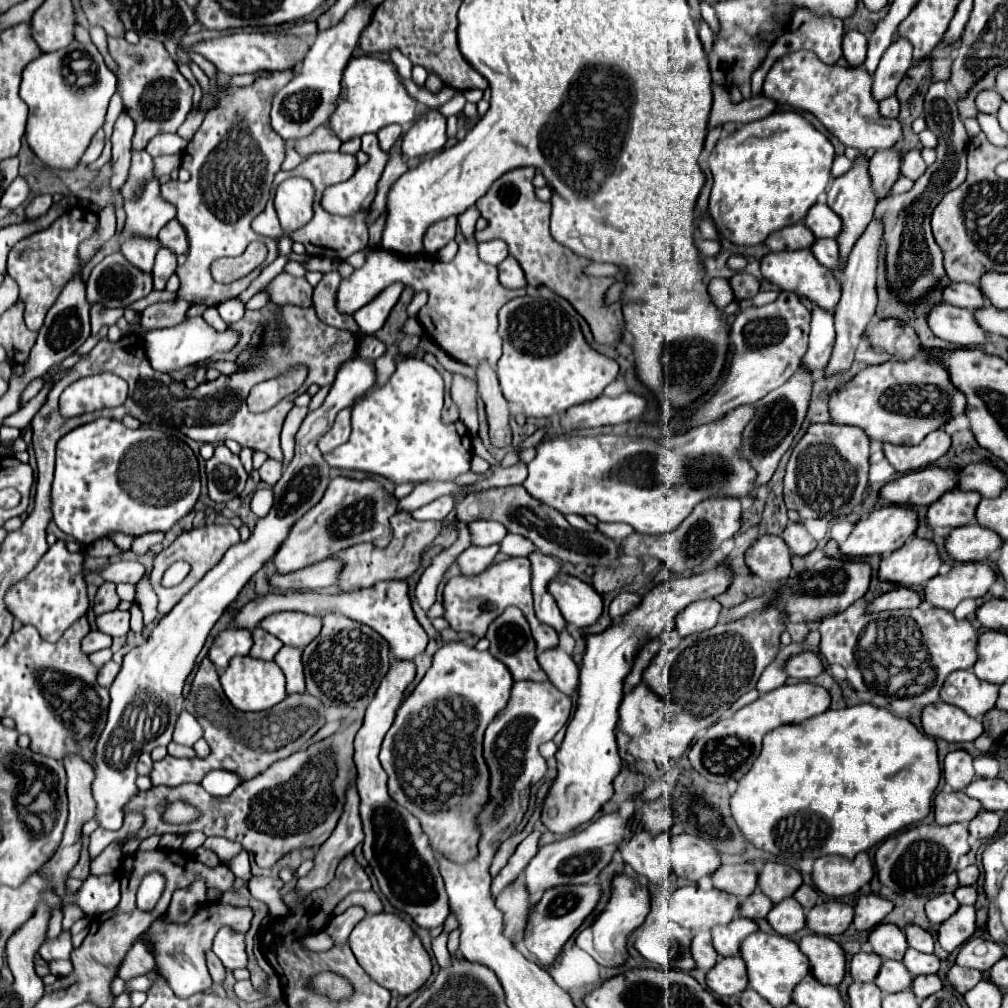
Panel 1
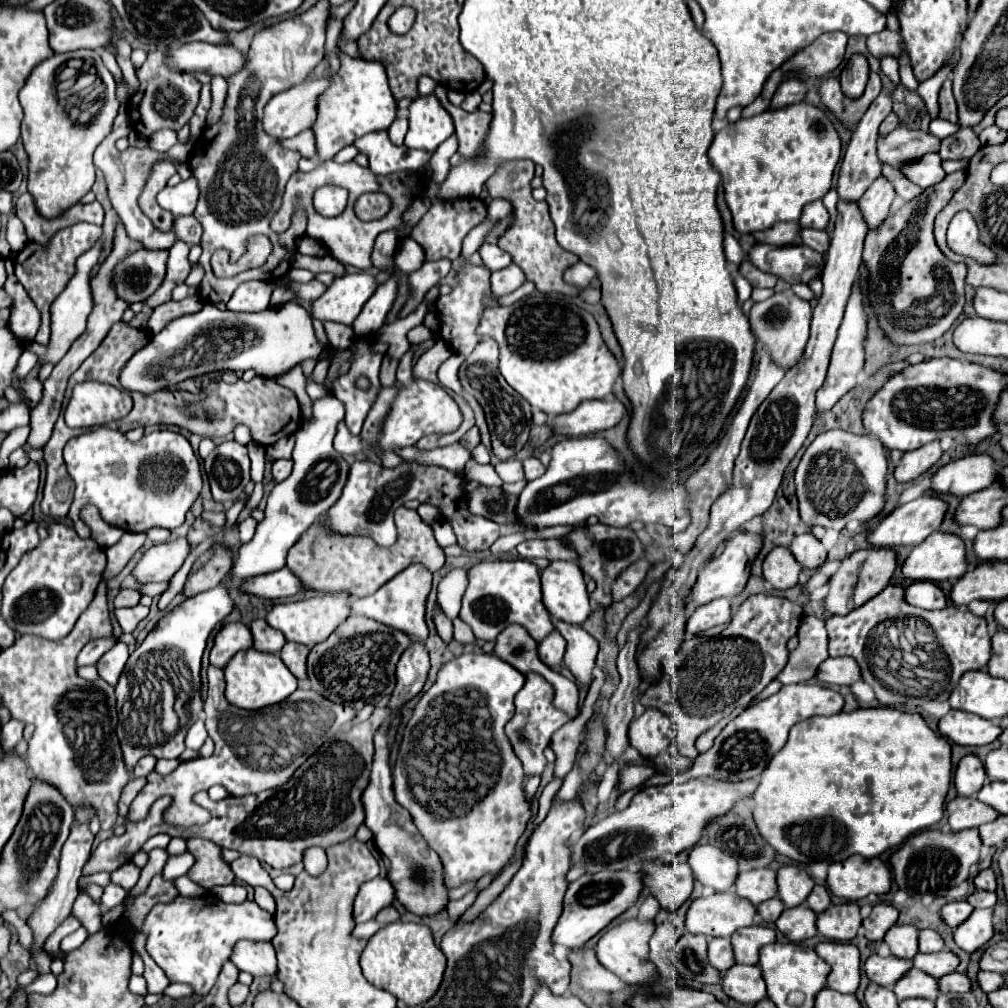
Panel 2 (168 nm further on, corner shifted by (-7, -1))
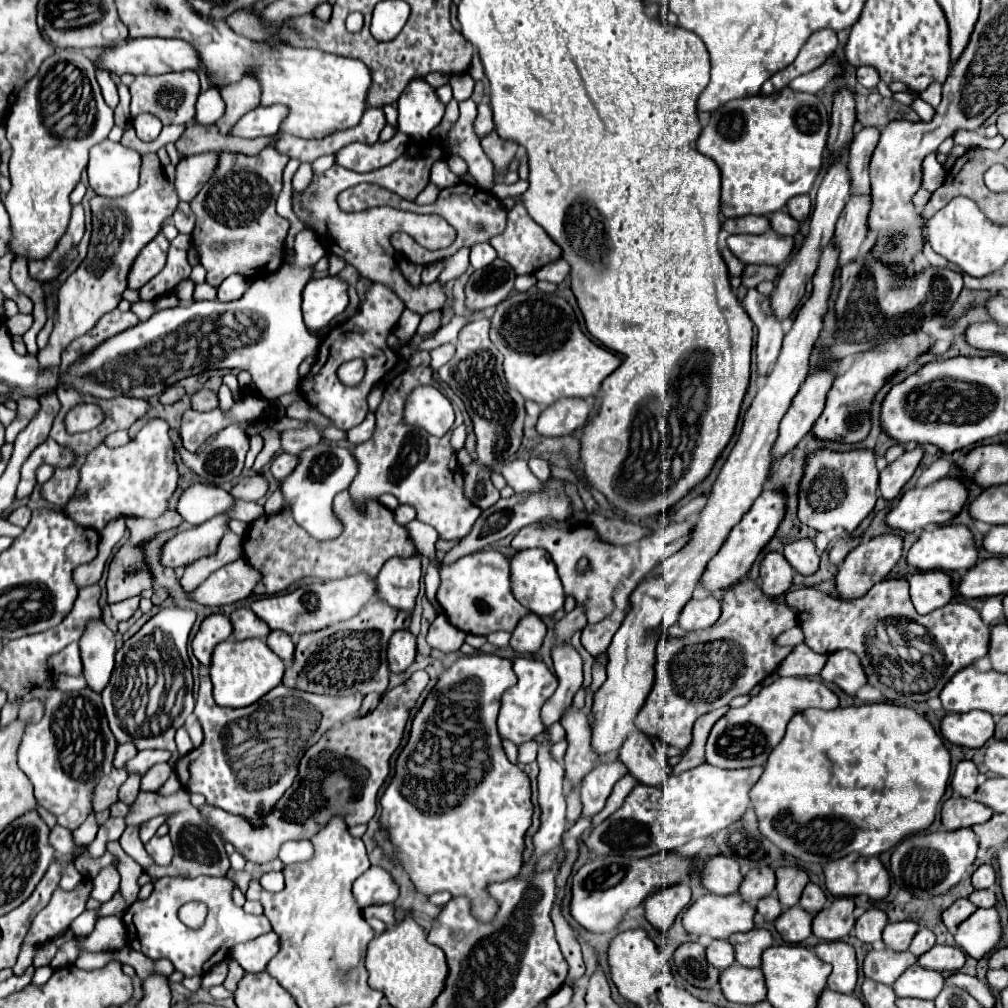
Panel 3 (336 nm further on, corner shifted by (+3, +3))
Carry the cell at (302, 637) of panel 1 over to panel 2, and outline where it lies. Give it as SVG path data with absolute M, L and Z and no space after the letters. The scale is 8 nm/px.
M348 592L324 594L324 596L298 600L298 602L282 602L272 606L272 610L266 614L266 622L272 628L280 630L286 636L286 640L314 646L318 642L324 642L350 616L350 602L352 596L348 596Z

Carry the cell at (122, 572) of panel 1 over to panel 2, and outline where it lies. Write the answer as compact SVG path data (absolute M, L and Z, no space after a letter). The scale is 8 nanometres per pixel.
M186 538L154 544L138 560L134 576L140 582L168 582L180 570L188 554L190 554L190 542Z

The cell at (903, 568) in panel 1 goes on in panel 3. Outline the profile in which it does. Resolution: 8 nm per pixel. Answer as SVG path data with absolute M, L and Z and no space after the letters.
M938 526L922 536L910 548L906 562L916 570L942 570L942 572L966 572L974 566L978 552L972 542L972 534L966 526Z

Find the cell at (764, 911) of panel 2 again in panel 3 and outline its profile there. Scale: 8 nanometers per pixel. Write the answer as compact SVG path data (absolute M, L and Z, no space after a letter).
M770 894L770 896L766 896L766 898L762 898L762 900L758 902L756 910L758 910L758 914L762 914L762 916L764 916L764 920L772 922L774 918L778 918L778 916L780 916L782 906L778 904L776 894Z

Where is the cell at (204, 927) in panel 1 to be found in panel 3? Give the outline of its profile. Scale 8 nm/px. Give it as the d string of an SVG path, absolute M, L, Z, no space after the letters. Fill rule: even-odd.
M160 878L154 882L154 890L150 898L144 902L134 902L126 910L128 922L128 942L138 952L146 954L148 958L168 958L174 964L176 972L182 972L184 976L204 976L214 964L222 962L228 952L234 948L234 944L254 940L266 932L272 930L270 920L266 920L264 914L254 916L246 914L240 906L232 902L232 886L234 882L228 878ZM198 900L208 906L208 916L204 926L200 928L188 928L178 918L178 910L182 904Z

